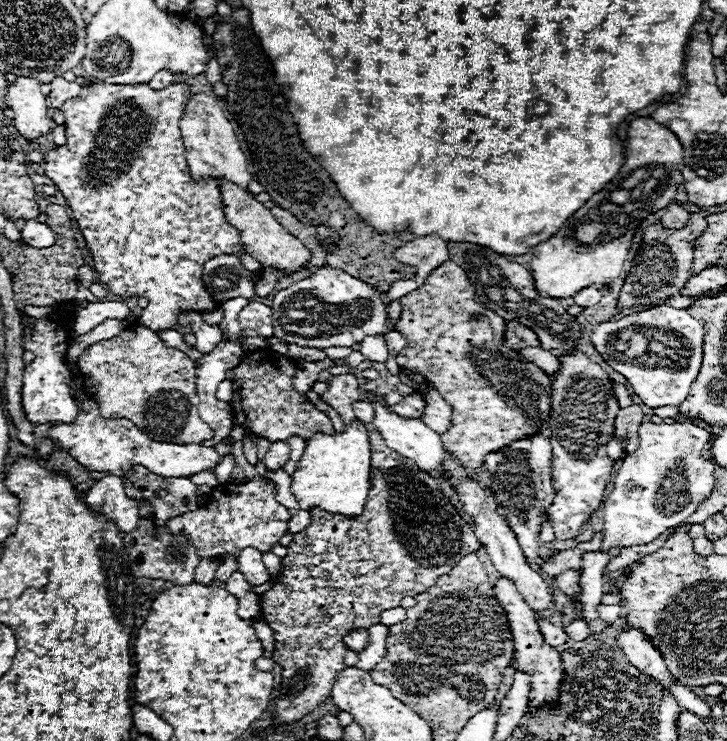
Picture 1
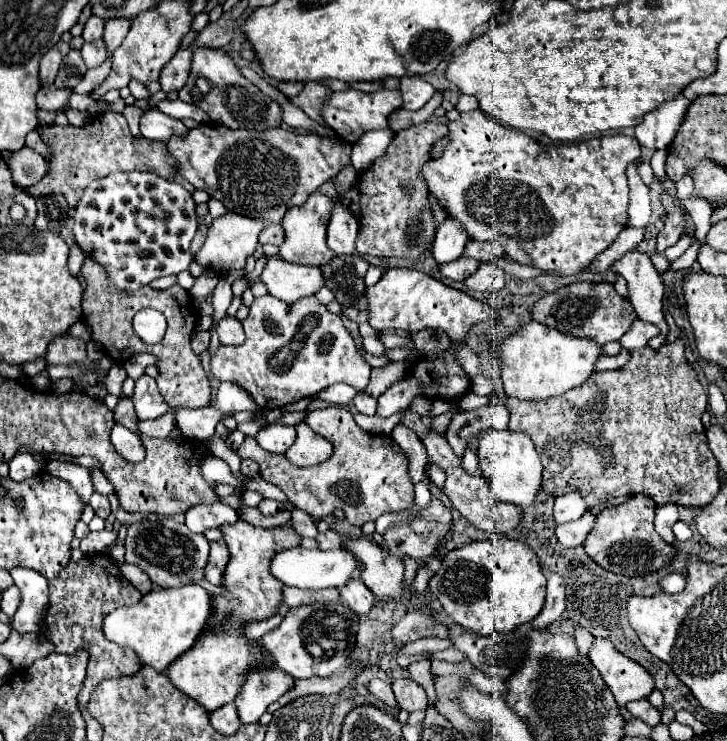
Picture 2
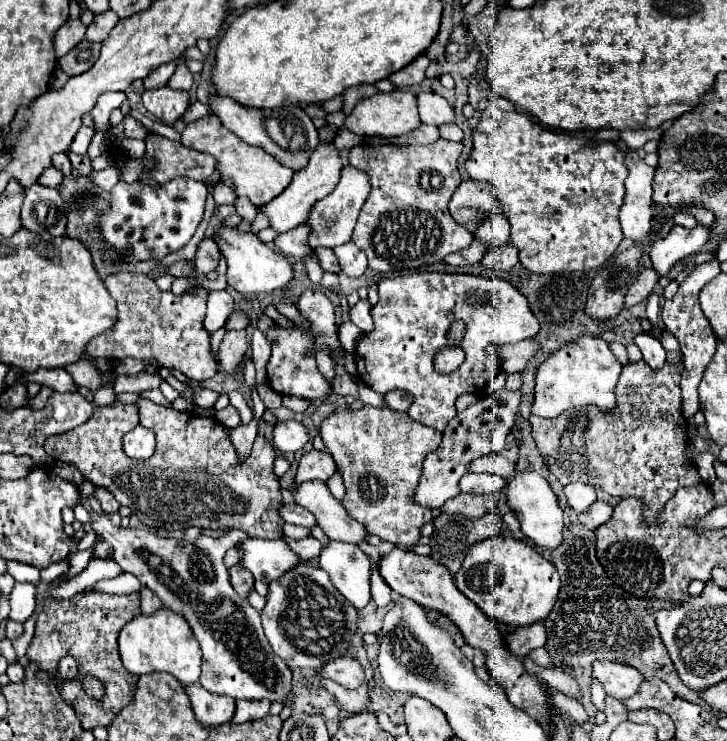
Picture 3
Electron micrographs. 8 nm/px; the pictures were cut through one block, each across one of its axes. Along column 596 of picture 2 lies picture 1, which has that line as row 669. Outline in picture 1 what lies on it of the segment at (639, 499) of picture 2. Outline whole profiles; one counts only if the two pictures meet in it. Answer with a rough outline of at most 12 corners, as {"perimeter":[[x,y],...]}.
{"perimeter":[[508,578],[494,584],[514,638],[514,670],[530,674],[530,710],[560,698],[560,652]]}

